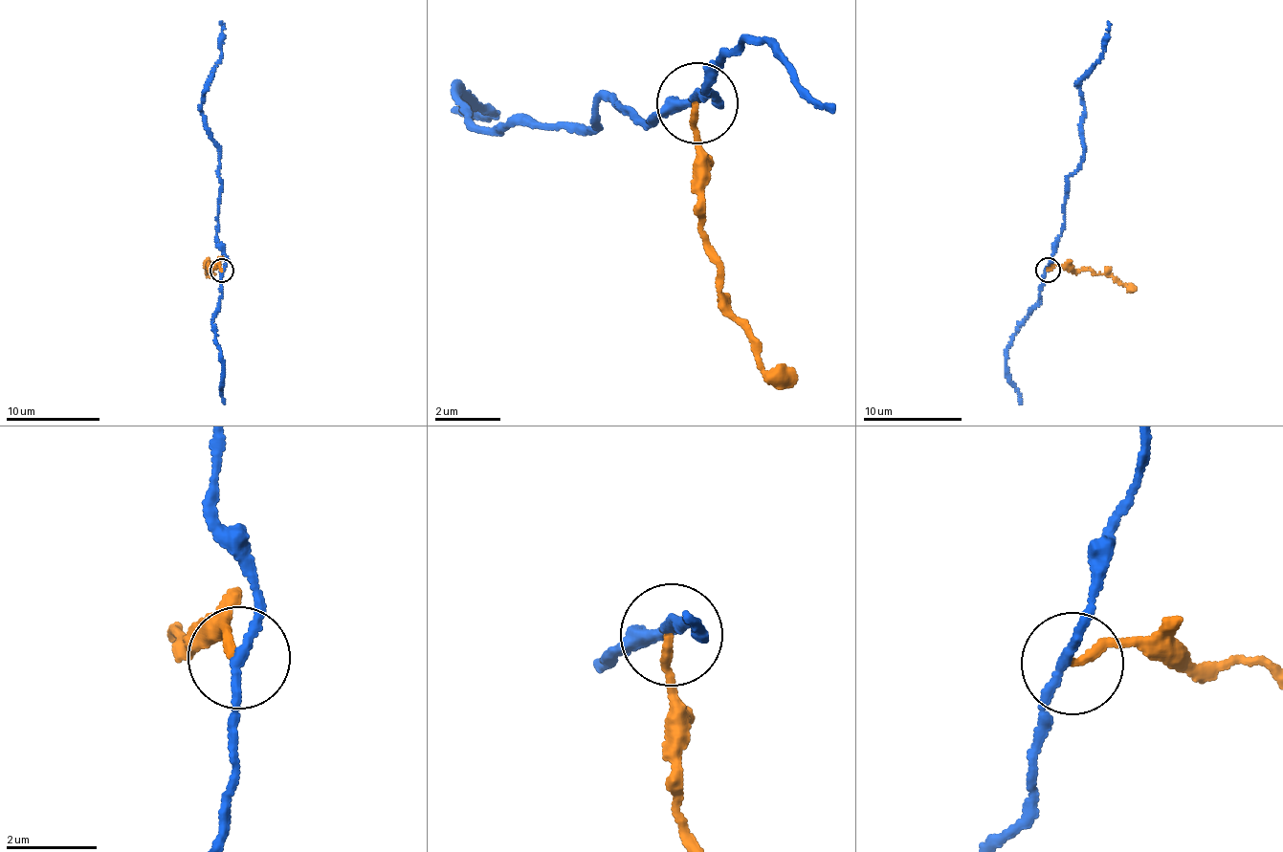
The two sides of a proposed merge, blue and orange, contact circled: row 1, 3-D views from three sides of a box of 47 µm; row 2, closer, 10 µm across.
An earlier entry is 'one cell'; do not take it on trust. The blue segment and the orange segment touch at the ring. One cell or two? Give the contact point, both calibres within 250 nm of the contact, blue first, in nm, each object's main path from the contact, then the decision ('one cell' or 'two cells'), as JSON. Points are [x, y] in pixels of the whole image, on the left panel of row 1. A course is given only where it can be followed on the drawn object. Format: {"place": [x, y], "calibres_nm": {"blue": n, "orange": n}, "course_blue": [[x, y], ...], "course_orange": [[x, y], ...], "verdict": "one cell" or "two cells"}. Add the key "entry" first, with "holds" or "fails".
{"entry": "fails", "place": [222, 271], "calibres_nm": {"blue": 190, "orange": 190}, "course_blue": [[221, 271], [224, 245], [218, 226], [222, 182], [201, 98], [221, 53], [219, 21]], "course_orange": [[221, 271], [216, 262], [211, 268], [204, 265], [214, 273]], "verdict": "two cells"}

